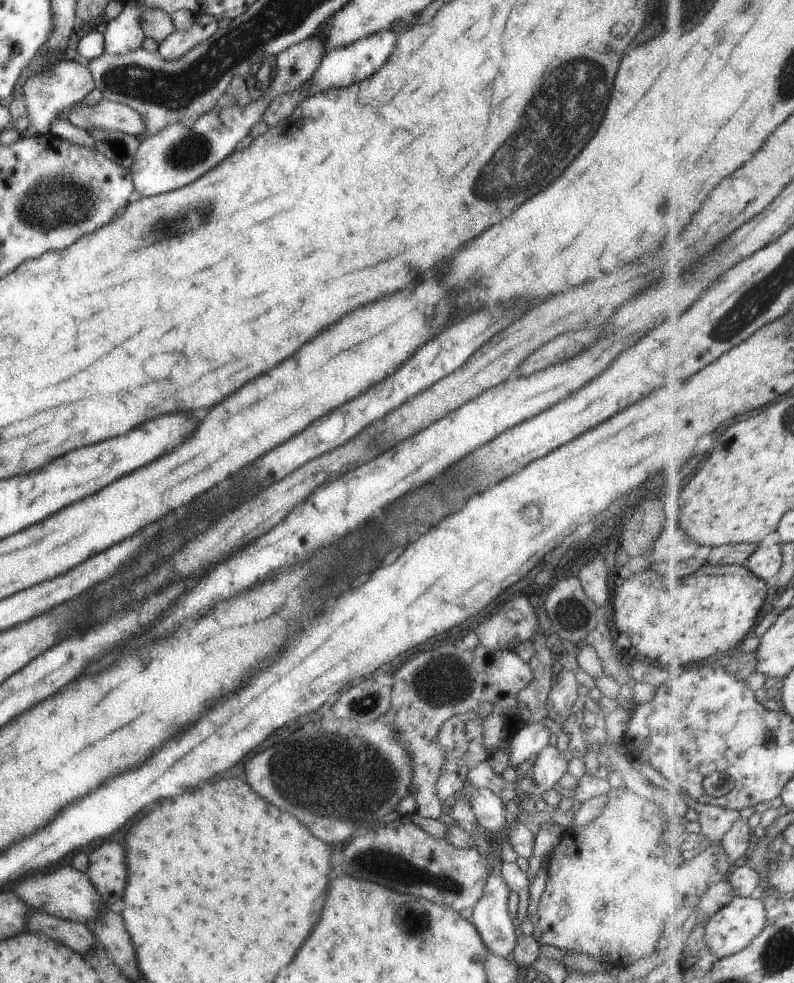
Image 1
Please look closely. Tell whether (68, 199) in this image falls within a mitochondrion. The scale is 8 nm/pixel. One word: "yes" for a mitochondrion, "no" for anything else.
yes

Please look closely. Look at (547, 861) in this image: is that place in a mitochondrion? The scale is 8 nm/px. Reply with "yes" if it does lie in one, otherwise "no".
no

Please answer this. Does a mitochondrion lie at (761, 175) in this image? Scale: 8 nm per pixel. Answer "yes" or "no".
no

